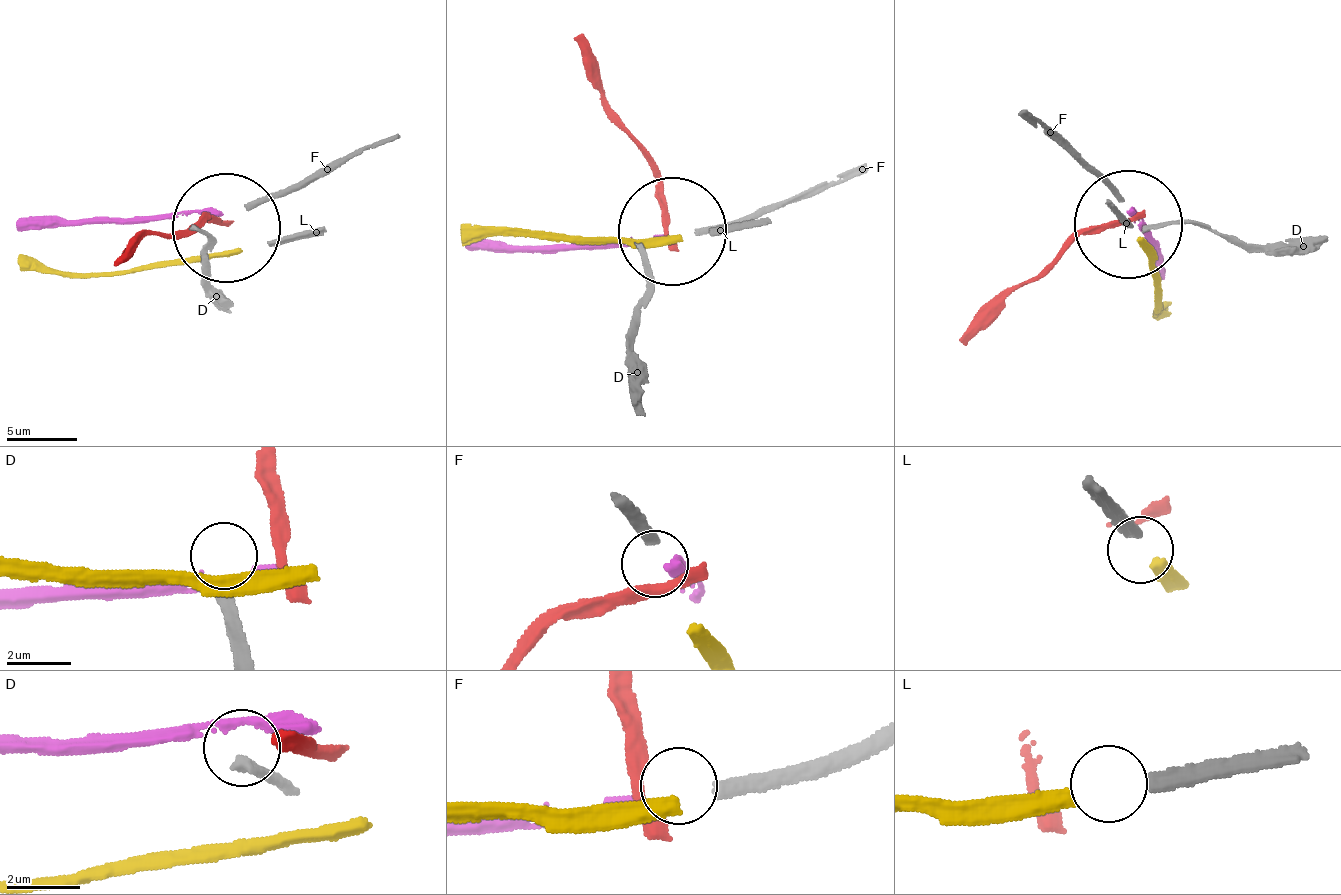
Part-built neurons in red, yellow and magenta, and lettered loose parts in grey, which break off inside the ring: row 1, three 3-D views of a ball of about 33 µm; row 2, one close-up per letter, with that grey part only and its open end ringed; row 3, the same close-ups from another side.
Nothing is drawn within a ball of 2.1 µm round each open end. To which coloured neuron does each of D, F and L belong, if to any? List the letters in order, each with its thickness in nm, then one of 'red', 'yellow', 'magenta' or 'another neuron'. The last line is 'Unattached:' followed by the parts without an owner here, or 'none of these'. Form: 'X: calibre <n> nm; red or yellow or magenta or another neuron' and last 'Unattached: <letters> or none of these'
D: calibre 320 nm; another neuron
F: calibre 400 nm; magenta
L: calibre 380 nm; yellow
Unattached: D

